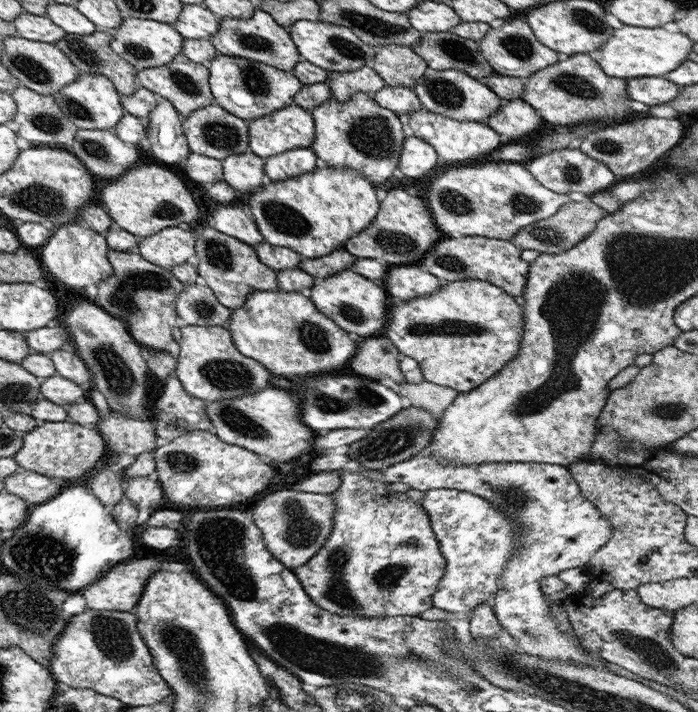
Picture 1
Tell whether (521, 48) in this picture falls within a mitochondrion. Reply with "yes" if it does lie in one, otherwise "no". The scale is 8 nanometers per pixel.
yes

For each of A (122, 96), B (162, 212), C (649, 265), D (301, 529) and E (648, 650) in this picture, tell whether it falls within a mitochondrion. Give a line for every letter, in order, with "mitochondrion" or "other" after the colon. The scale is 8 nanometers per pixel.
A: other
B: mitochondrion
C: mitochondrion
D: mitochondrion
E: mitochondrion

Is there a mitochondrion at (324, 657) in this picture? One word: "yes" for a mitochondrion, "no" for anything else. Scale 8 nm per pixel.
yes

